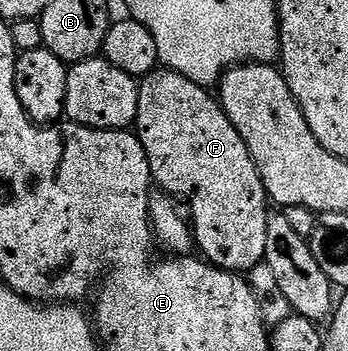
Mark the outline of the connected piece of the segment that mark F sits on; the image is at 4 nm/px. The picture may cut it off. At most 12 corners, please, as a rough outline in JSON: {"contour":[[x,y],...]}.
{"contour":[[173,70],[138,82],[134,133],[199,253],[251,272],[270,199],[219,101]]}

